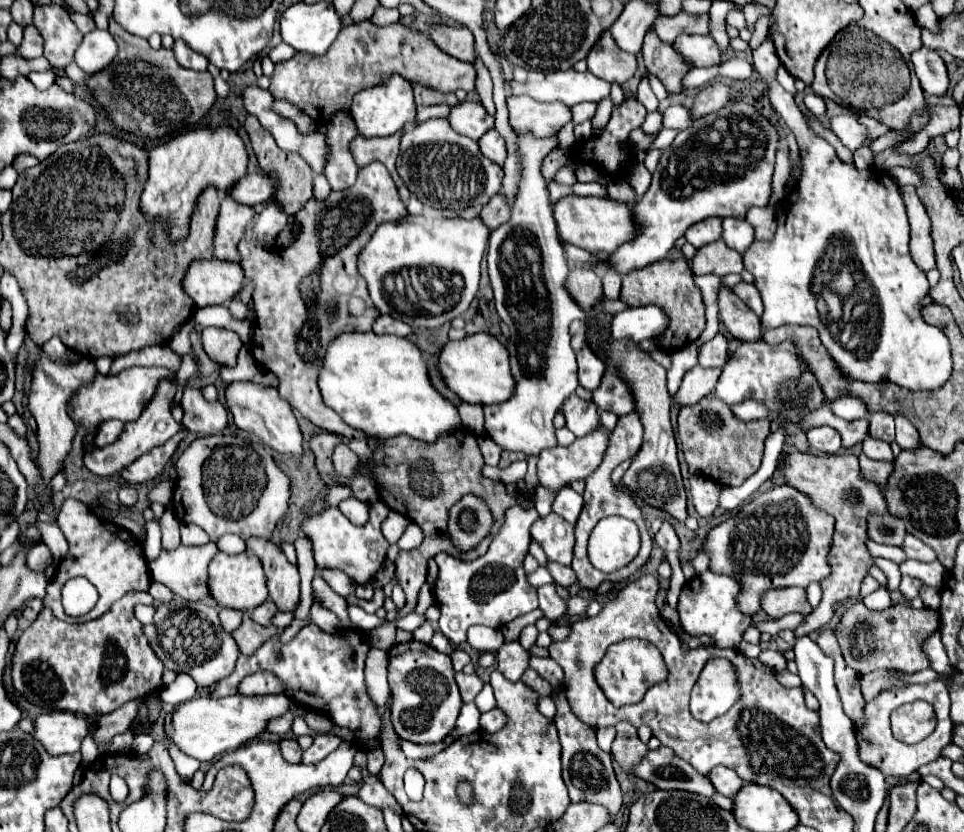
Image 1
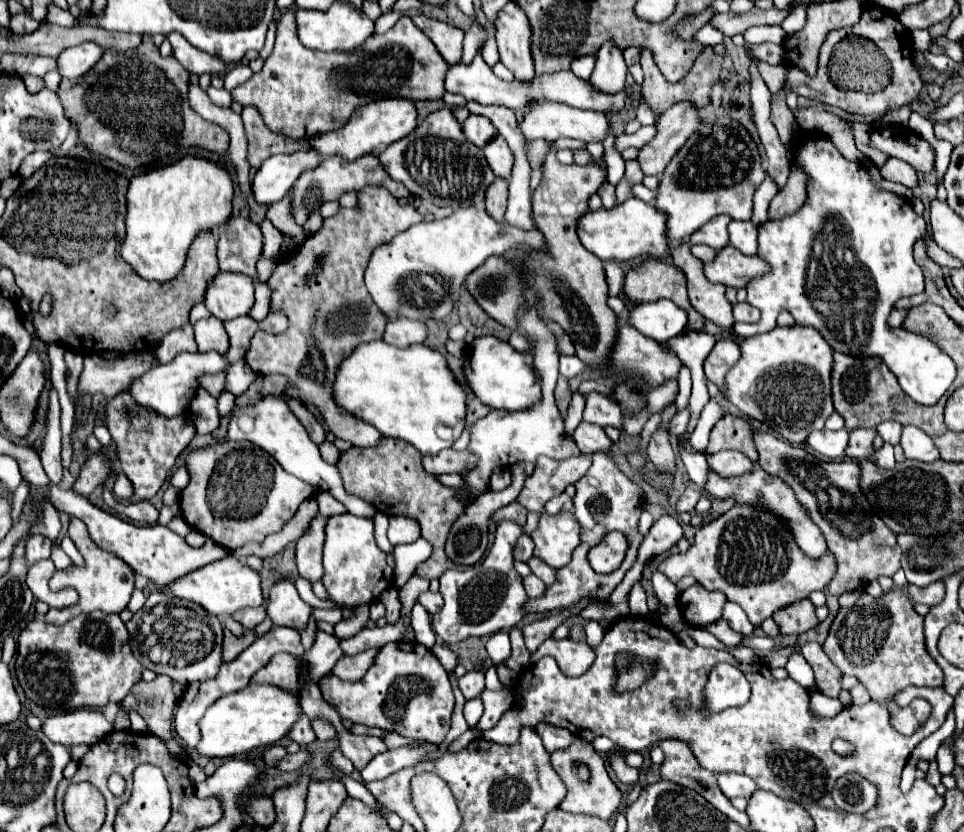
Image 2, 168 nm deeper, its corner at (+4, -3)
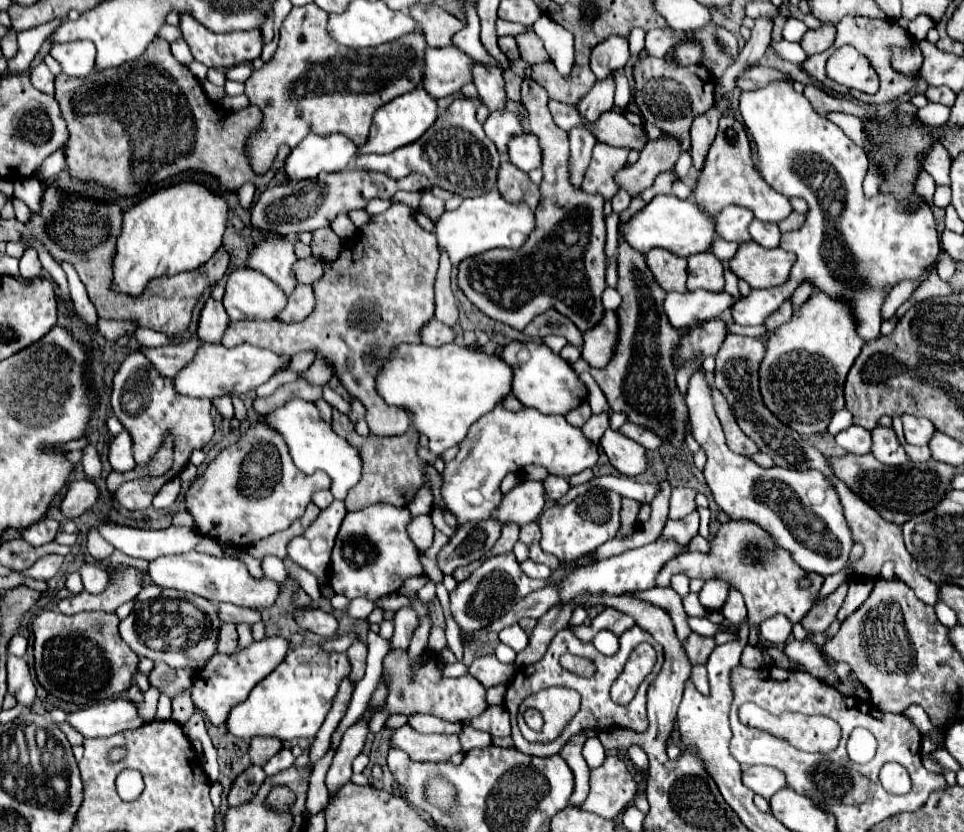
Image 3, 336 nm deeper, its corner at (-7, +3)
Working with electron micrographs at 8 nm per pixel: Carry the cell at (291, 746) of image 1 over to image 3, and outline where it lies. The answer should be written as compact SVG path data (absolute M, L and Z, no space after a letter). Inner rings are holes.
M253 738L251 746L249 746L251 762L257 766L265 766L267 760L273 758L275 754L279 754L281 748L283 748L283 744L277 738Z

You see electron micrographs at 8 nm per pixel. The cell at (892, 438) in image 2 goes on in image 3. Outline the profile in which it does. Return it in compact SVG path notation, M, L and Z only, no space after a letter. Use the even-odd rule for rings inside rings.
M903 414L903 430L905 430L905 440L909 444L927 444L935 432L935 426L927 420L927 418L917 418L917 416L909 416Z

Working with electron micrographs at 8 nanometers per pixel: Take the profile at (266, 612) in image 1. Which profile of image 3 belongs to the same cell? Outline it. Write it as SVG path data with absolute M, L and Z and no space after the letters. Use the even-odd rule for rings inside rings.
M219 604L219 616L225 622L245 622L245 624L255 624L261 620L261 612L259 610L251 610L251 608L241 608L235 604Z

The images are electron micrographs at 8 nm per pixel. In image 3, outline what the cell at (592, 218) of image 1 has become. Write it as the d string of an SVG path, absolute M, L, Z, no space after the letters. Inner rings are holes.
M671 194L655 196L631 222L619 224L619 234L627 240L627 244L633 250L639 250L641 254L647 254L651 248L665 248L681 258L687 258L689 254L699 254L703 250L709 250L711 240L715 236L713 220L699 210L699 206L691 200L679 200Z

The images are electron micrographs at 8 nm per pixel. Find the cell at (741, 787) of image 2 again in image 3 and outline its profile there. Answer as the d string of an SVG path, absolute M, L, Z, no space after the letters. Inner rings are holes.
M749 766L743 768L743 784L763 798L771 798L785 786L785 776L771 766Z

